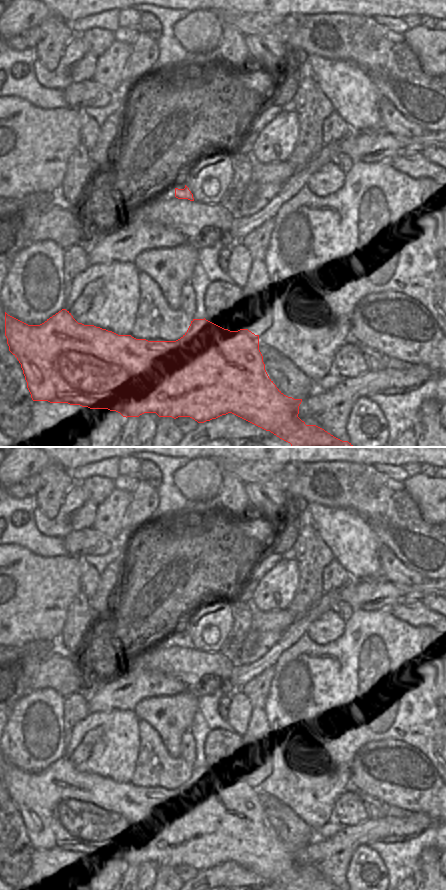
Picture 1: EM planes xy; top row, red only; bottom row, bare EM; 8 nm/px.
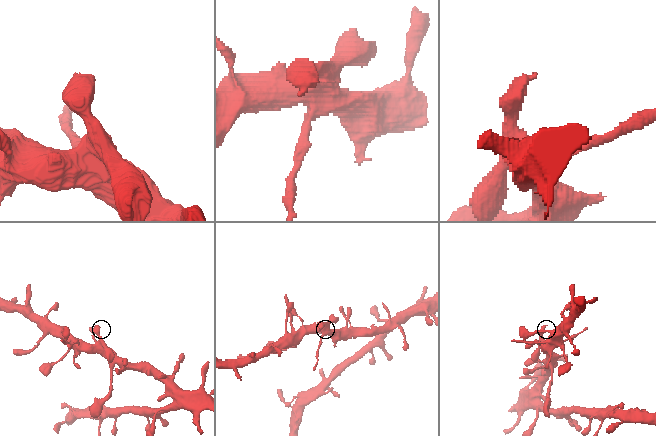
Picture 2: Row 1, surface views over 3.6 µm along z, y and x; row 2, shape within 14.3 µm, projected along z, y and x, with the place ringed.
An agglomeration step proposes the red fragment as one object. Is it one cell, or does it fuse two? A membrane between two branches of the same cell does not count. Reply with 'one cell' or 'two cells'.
two cells

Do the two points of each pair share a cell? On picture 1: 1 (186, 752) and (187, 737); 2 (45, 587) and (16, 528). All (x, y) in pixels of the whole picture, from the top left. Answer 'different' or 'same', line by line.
1: same
2: different

